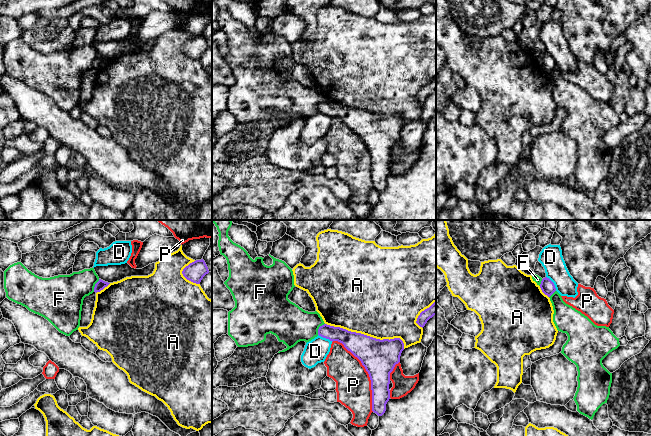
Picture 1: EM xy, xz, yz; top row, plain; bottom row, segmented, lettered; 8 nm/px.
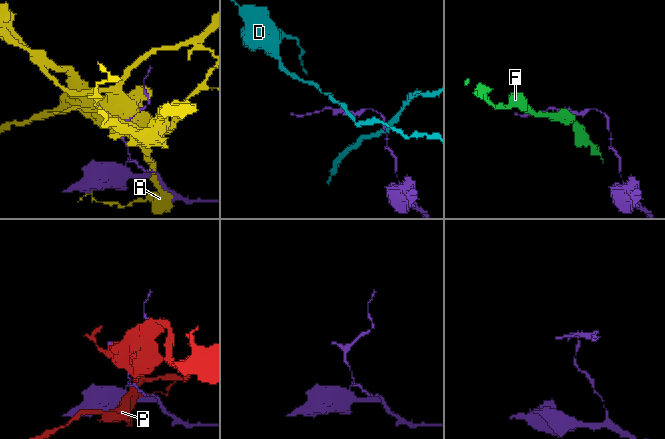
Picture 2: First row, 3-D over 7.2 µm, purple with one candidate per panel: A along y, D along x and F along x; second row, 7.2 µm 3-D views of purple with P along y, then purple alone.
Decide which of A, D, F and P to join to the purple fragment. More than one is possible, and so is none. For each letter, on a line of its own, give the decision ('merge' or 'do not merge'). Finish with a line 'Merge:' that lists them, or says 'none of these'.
A: do not merge
D: do not merge
F: do not merge
P: do not merge
Merge: none of these

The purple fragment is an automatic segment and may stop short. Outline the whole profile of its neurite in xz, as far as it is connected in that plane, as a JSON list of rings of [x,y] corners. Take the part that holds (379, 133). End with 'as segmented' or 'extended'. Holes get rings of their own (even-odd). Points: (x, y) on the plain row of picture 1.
[[[327,100],[319,103],[318,111],[342,119],[361,137],[371,156],[372,187],[382,192],[390,175],[390,149],[400,138],[403,117],[400,114],[380,116]]]; as segmented

